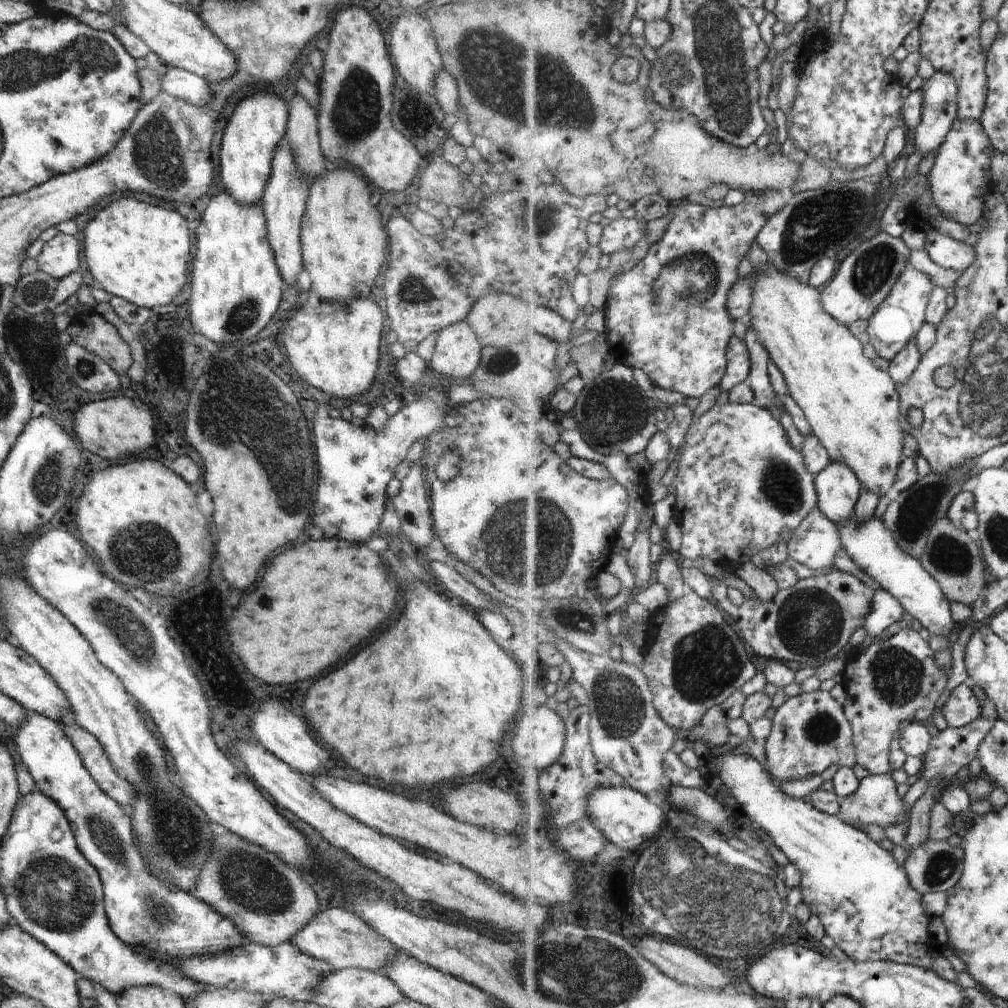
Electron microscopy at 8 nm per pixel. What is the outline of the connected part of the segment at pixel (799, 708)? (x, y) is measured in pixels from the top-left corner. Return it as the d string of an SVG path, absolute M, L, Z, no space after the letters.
M830 691L806 692L787 700L777 709L772 732L765 743L768 768L780 783L812 778L834 765L854 768L858 764L852 722L844 705Z

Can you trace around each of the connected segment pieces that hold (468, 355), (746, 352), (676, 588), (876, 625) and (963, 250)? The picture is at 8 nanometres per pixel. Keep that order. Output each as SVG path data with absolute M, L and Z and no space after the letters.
M468 321L448 325L438 331L428 365L441 376L470 382L480 364L483 346Z
M734 336L730 342L730 349L728 350L728 370L722 382L721 388L726 392L731 392L749 380L752 374L752 355L750 348L748 348L747 340Z
M666 550L656 565L655 580L662 582L666 586L666 590L670 590L670 594L672 594L670 602L682 600L691 591L691 588L686 584L685 574L682 574L680 562L679 554Z
M878 589L874 595L872 610L870 610L864 626L867 629L867 634L877 640L877 637L882 636L884 630L890 629L892 624L904 620L906 611L904 605L894 594L886 589Z
M938 230L928 231L925 248L936 264L963 274L978 260L975 246L954 240Z

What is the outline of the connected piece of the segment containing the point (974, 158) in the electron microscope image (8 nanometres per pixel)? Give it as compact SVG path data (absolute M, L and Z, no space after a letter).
M956 118L952 132L936 154L935 166L929 177L936 204L944 216L967 226L974 226L982 220L984 196L993 192L991 158L995 147L982 121Z

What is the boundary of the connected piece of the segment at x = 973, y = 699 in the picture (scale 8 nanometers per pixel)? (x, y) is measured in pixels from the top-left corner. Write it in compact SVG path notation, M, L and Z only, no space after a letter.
M970 681L958 685L942 708L947 722L952 727L965 727L984 716L983 703L972 690Z

